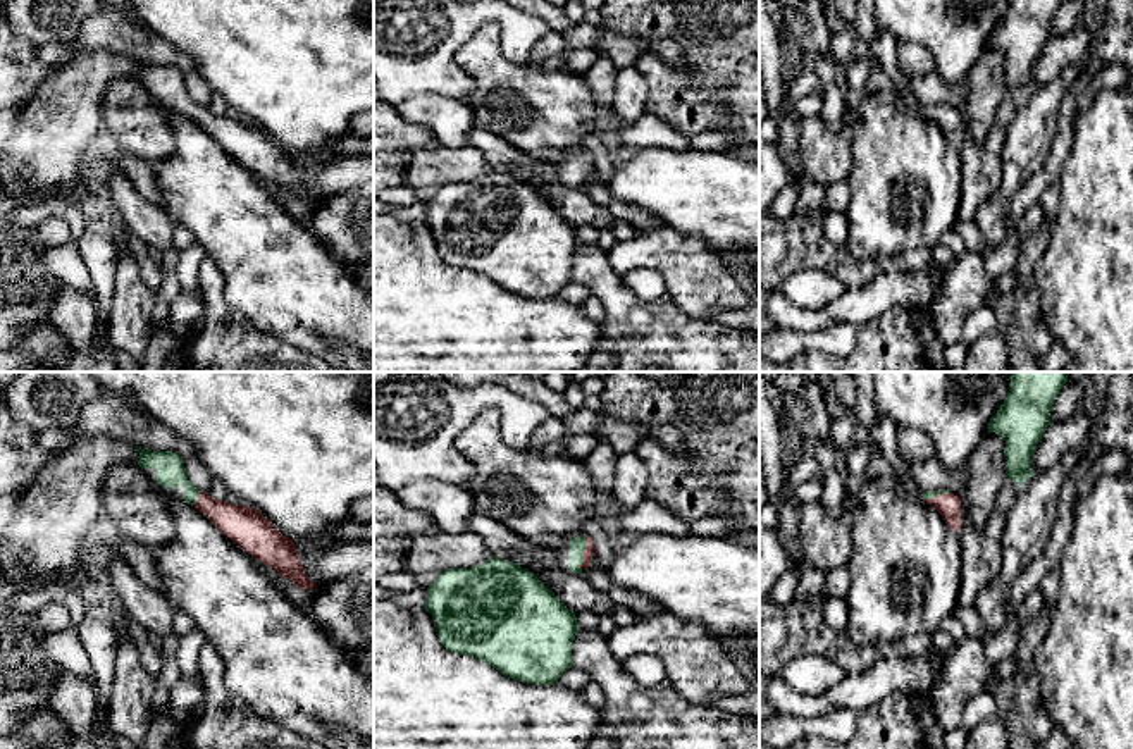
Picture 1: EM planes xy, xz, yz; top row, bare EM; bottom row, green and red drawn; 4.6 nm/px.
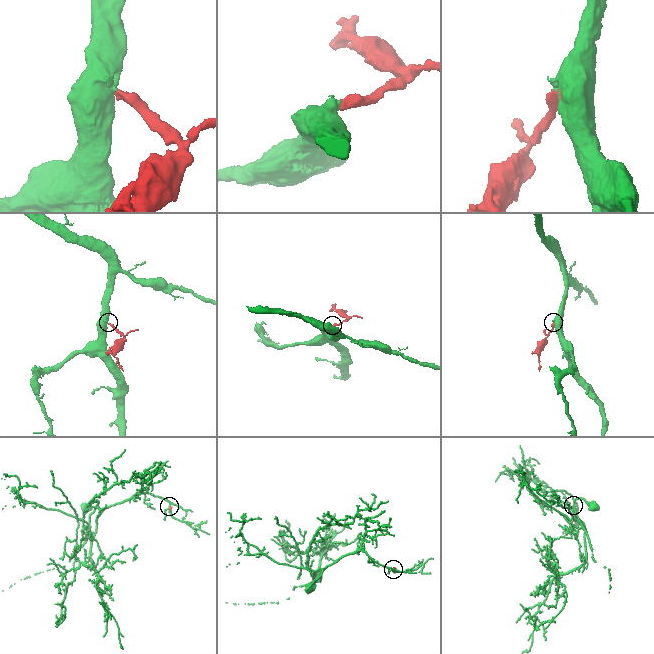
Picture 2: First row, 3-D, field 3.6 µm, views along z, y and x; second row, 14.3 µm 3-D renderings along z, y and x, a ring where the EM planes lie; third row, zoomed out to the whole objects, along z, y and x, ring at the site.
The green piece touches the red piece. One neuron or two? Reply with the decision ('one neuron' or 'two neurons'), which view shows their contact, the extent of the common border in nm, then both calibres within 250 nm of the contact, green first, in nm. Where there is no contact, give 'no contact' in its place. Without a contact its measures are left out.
one neuron; meets green in xz; contact 160 nm long; 70 nm thick on the green side, 60 nm on the other

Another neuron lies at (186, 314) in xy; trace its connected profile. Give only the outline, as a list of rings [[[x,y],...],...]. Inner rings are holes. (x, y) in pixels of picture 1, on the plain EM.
[[[183,291],[169,306],[169,329],[183,346],[188,343],[203,325],[205,301],[198,293]]]

